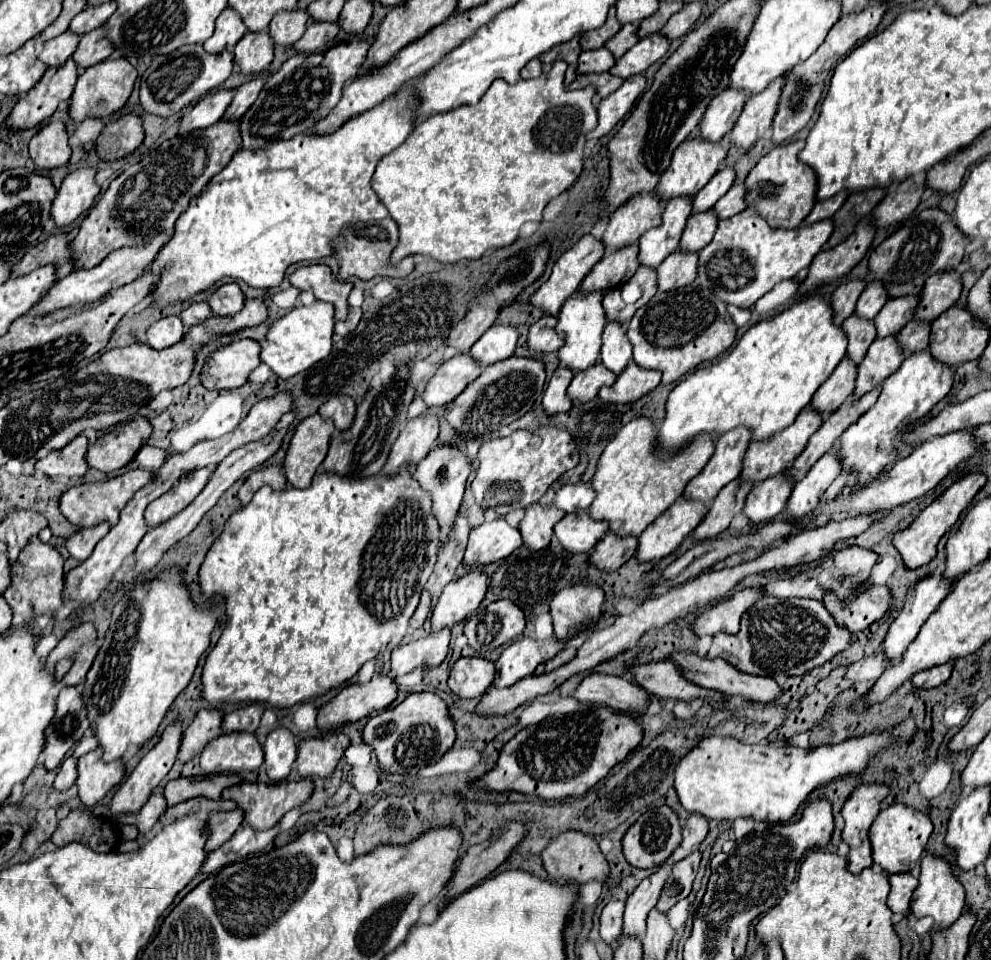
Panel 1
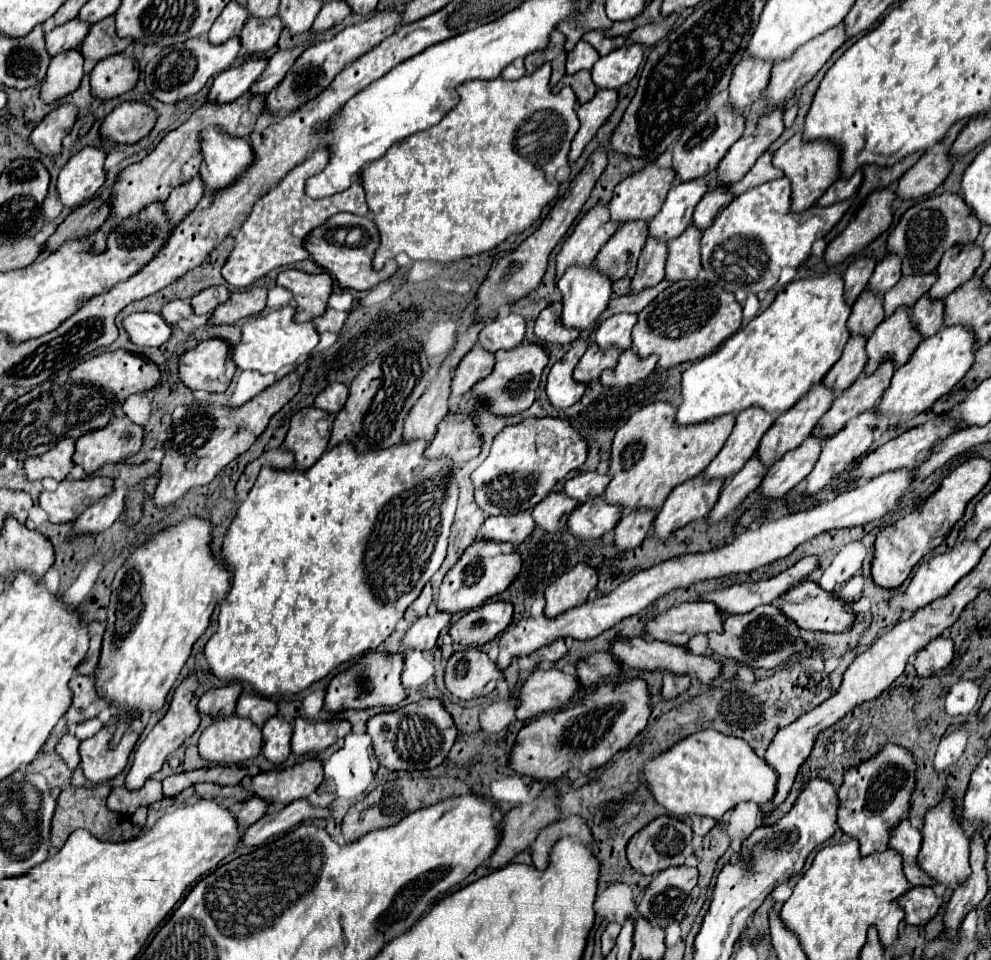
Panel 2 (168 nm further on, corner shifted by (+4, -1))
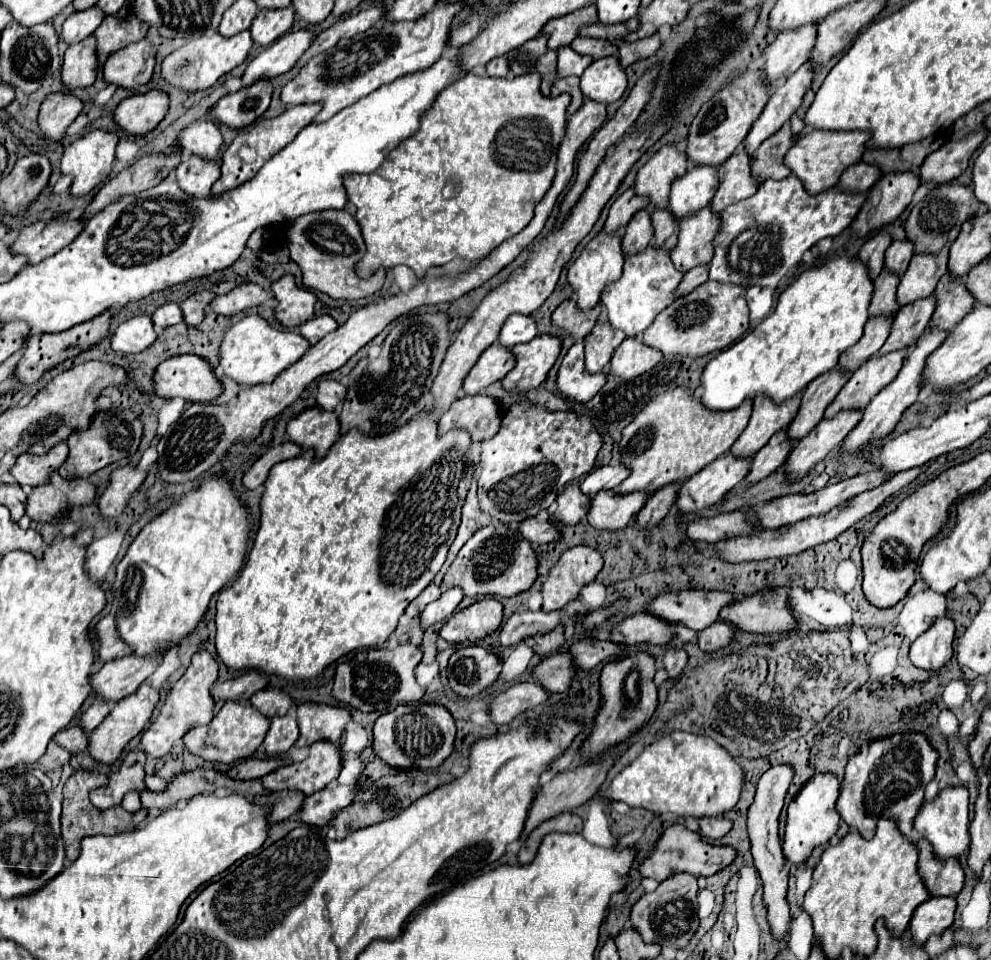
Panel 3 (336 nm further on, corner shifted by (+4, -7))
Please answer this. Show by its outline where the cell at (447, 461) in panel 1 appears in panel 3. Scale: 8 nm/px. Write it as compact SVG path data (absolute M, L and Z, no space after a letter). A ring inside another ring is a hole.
M477 394L453 402L453 406L439 420L439 434L449 430L465 430L471 434L471 442L483 442L499 430L499 424L499 404L491 396Z

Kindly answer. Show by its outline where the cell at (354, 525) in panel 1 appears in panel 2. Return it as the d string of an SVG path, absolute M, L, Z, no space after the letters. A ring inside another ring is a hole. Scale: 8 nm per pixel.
M347 440L329 448L311 468L295 470L295 468L273 468L263 466L255 486L251 488L247 500L239 506L229 532L223 542L223 558L233 568L233 584L219 610L219 628L213 638L205 646L205 656L211 666L211 672L223 682L247 682L261 696L275 694L297 694L309 688L313 682L325 678L331 670L339 668L343 662L365 654L365 650L377 650L387 636L391 636L395 624L403 618L403 612L413 604L413 600L421 594L423 586L431 580L431 576L439 570L447 552L449 528L453 522L459 486L455 480L453 464L447 458L425 458L423 450L427 448L425 440L401 442L391 448L357 452L353 444Z

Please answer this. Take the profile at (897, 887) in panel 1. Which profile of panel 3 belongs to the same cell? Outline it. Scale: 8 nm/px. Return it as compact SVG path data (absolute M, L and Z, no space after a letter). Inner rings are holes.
M929 898L921 902L909 922L909 930L917 944L923 944L929 934L939 934L953 924L955 898Z

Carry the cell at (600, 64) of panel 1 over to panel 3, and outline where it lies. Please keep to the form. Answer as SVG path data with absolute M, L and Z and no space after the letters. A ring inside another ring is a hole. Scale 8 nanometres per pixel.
M565 46L557 52L557 74L559 74L559 78L581 76L591 62L593 62L593 58L577 54L573 48Z

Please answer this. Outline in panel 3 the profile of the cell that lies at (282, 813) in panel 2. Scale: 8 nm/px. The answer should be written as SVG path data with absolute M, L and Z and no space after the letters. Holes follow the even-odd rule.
M337 784L333 790L327 790L327 788L319 790L303 800L303 806L297 812L297 818L303 824L327 826L339 810L343 810L353 802L355 794L357 794L357 786L351 788L343 784Z

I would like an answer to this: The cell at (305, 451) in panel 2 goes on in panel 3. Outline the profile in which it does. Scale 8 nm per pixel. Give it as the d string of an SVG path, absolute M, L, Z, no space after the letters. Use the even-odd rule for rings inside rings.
M309 408L287 424L287 438L303 450L313 450L315 460L327 454L333 442L339 438L339 418L335 412L321 412L321 408Z

